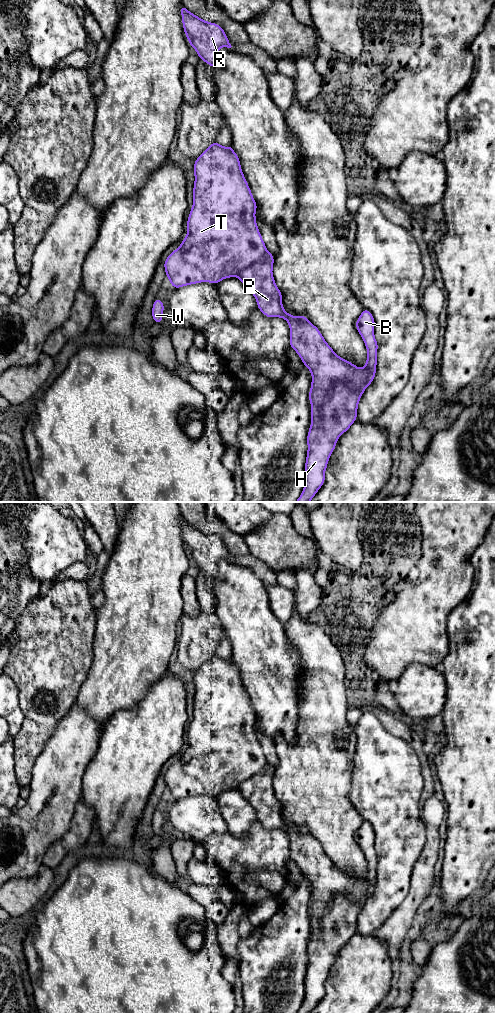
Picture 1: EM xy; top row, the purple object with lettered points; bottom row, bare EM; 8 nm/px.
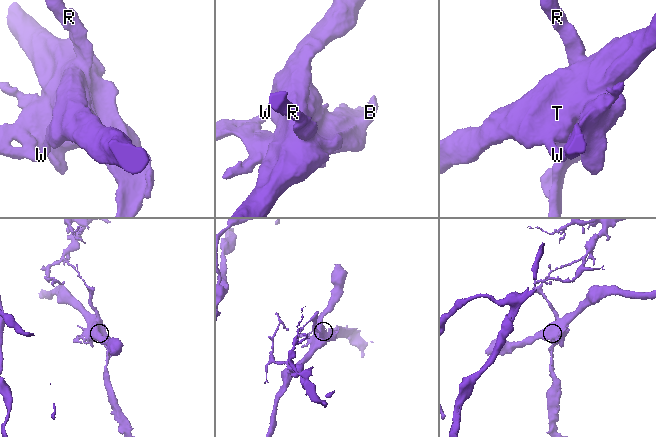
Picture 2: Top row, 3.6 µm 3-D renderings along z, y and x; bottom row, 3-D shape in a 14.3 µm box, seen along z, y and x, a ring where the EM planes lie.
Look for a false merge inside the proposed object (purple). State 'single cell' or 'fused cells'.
fused cells

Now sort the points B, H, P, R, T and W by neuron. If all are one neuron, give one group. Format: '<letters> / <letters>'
B H P R / T W

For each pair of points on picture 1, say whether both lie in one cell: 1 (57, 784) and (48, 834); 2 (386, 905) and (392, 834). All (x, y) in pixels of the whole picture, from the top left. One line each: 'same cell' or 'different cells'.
1: same cell
2: same cell

